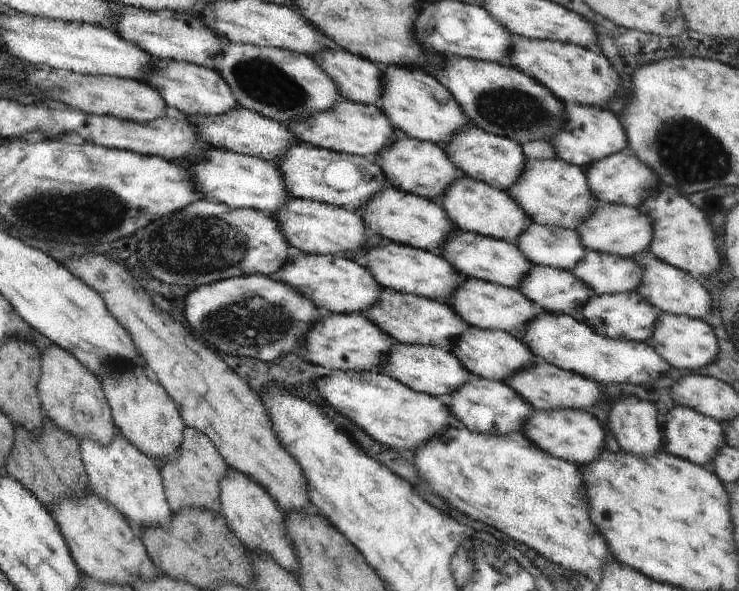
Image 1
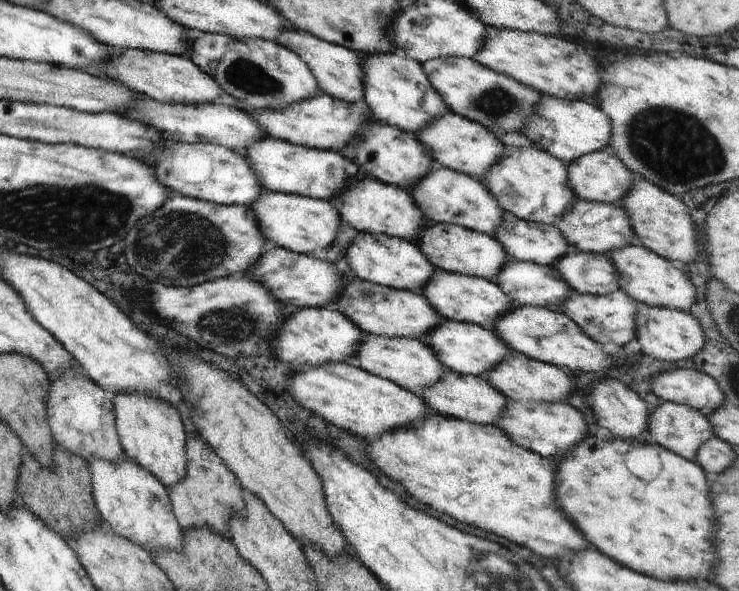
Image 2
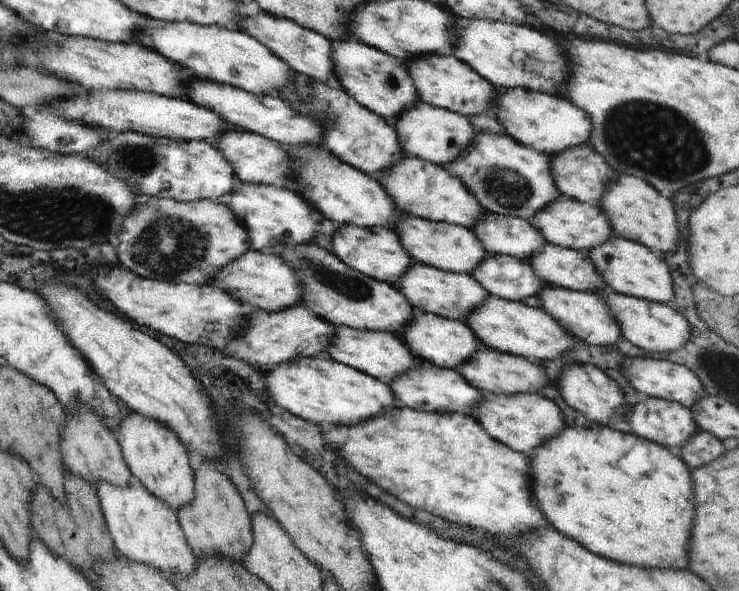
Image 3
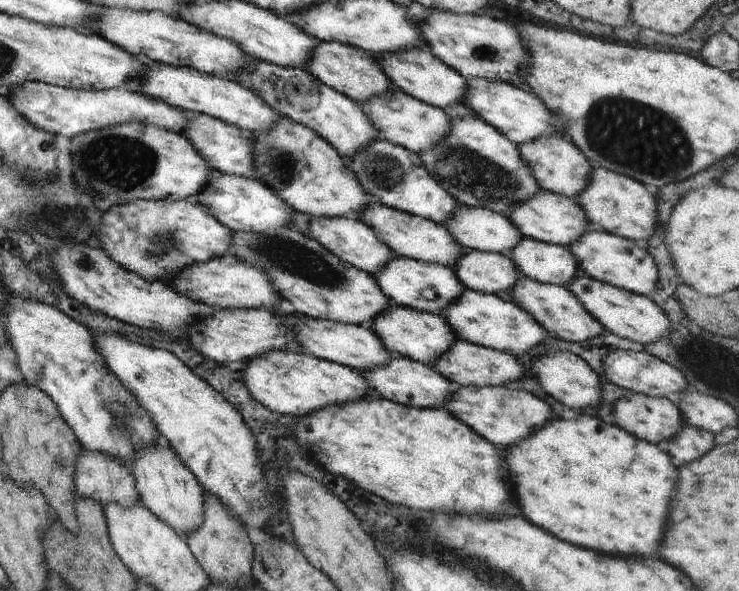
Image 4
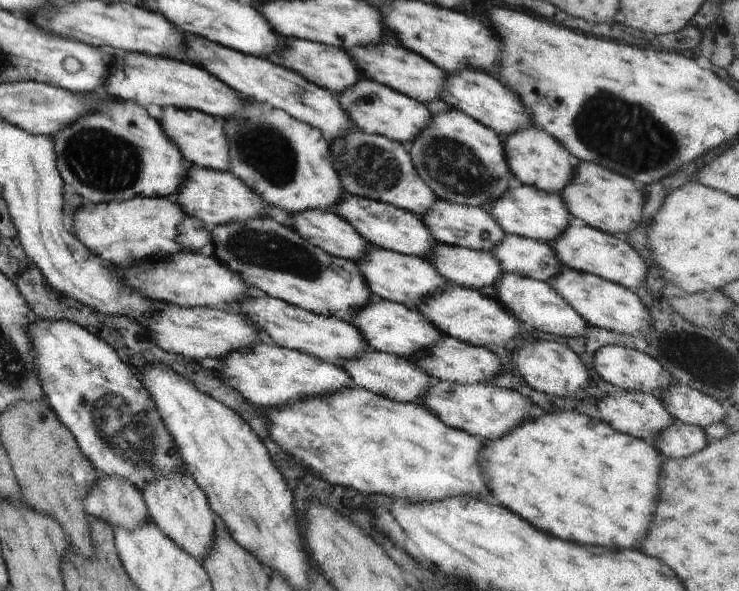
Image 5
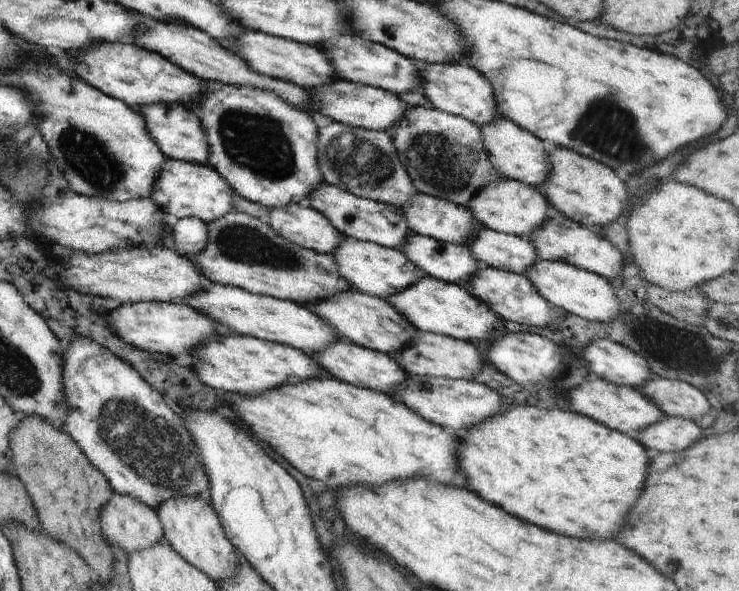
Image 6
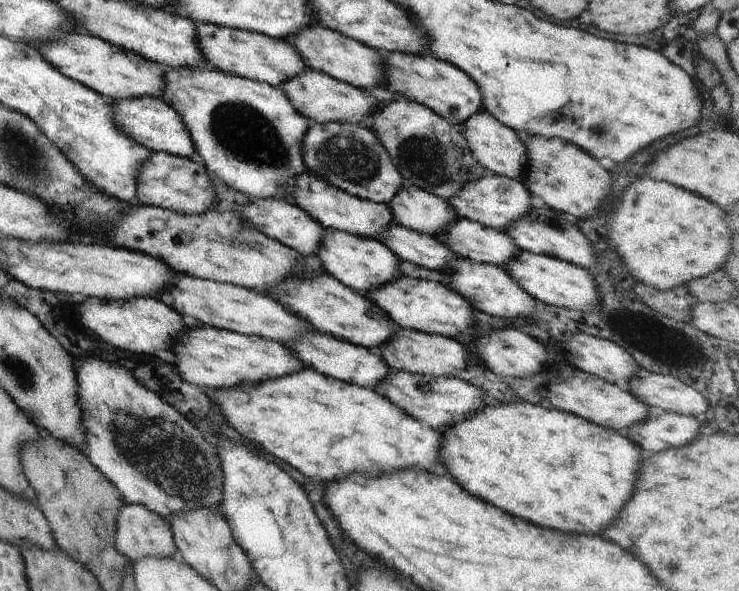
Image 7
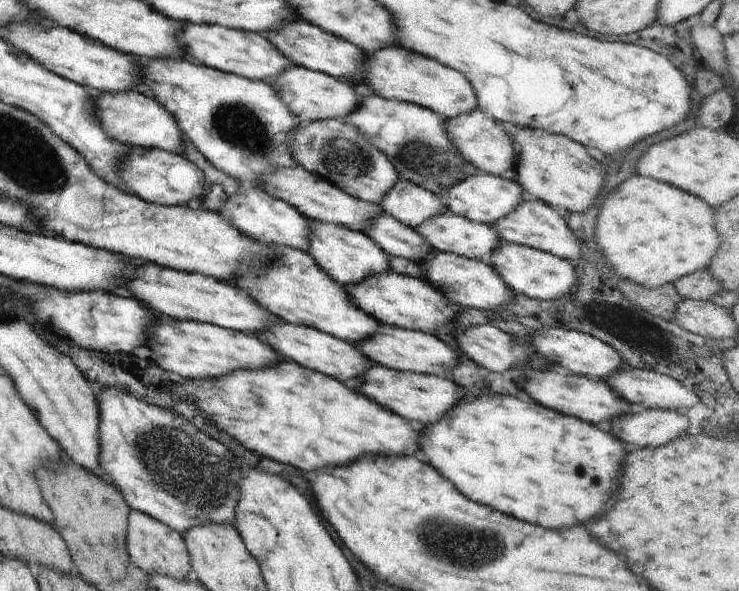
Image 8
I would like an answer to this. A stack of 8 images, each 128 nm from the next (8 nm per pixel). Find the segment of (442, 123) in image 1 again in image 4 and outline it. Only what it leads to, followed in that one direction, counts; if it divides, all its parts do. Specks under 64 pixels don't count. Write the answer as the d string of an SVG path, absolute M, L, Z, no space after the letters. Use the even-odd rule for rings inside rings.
M318 41L307 58L305 68L312 76L321 83L346 95L357 104L362 104L371 96L376 96L392 87L389 78L382 72L376 57L362 49L342 44L336 41Z

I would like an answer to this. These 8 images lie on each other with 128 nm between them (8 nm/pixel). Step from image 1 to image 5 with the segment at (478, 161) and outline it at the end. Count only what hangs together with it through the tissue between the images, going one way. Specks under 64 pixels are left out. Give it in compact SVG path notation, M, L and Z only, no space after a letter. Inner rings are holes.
M360 79L358 84L346 88L342 94L336 96L344 112L348 112L348 118L353 126L358 127L364 133L386 136L389 140L407 146L414 142L414 138L430 124L432 116L435 115L424 104L419 104L410 96L396 92L371 79Z

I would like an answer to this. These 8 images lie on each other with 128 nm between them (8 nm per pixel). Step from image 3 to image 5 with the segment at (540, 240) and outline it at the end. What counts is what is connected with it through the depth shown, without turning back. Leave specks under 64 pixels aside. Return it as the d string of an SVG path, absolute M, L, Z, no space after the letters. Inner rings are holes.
M443 199L436 200L432 208L420 217L430 230L436 243L448 246L464 247L474 251L489 252L500 244L500 240L506 236L504 230L496 224L488 210L479 207L468 207L462 204L452 203Z

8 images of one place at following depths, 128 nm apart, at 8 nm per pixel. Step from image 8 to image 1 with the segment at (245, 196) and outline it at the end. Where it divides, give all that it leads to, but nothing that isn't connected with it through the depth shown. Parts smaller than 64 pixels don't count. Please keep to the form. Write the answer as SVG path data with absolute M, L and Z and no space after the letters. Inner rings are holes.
M382 239L377 245L369 245L371 249L365 255L366 266L364 267L384 288L427 299L446 301L463 278L439 252L425 251L392 241L388 244L385 242L385 239Z

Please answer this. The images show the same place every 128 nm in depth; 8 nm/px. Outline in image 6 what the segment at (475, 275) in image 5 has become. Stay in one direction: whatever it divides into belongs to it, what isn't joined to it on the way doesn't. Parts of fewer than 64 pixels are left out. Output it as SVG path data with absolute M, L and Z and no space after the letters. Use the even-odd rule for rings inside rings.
M410 232L401 246L404 256L426 275L446 281L469 280L481 264L471 255L469 246L434 240Z

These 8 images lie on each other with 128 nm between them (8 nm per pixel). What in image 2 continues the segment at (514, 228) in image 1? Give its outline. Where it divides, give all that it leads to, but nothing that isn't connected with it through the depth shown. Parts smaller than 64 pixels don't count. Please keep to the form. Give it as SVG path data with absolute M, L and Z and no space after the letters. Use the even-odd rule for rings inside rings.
M432 160L431 167L412 187L410 195L430 223L457 224L458 226L493 236L504 211L488 189L474 177L459 173Z

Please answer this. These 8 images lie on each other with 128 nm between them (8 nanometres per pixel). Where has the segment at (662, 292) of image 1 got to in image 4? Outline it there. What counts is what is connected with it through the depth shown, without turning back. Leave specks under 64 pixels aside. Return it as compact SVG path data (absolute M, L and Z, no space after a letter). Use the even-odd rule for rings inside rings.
M591 227L584 231L575 243L570 244L568 250L575 256L580 272L590 278L647 297L651 297L656 289L656 264L649 252L638 247L634 241Z

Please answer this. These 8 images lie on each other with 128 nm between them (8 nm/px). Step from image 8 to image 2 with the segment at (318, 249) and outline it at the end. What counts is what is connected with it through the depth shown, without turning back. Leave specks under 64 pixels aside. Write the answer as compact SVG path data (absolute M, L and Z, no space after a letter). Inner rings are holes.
M435 269L420 294L435 309L440 318L475 325L492 330L494 323L514 308L506 293L491 280Z

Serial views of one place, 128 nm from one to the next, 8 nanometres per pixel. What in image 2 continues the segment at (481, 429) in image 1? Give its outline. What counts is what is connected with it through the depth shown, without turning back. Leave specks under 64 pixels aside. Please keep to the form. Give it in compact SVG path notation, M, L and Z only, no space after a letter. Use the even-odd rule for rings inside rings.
M446 368L432 387L426 387L423 390L420 398L425 402L429 411L481 425L496 425L496 421L503 415L508 399L497 391L484 376L461 375Z

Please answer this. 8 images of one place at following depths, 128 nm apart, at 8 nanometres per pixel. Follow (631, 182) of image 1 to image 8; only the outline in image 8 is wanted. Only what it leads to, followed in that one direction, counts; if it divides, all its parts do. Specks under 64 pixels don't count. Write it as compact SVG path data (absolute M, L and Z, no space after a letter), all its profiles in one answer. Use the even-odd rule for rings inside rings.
M476 108L472 112L445 120L445 129L456 148L460 149L461 156L480 172L515 180L516 151L514 150L511 129L505 124L501 124Z

